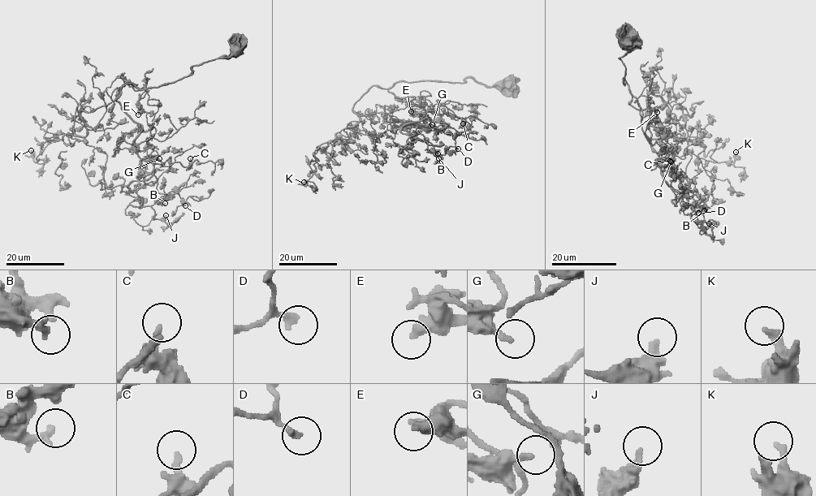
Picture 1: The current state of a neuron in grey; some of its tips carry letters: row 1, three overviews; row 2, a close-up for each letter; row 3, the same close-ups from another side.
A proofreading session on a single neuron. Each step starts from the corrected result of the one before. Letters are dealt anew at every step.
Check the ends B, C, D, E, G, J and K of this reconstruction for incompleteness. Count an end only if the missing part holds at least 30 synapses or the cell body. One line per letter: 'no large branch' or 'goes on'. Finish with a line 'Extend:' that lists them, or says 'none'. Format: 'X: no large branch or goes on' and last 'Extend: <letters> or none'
B: no large branch
C: no large branch
D: no large branch
E: no large branch
G: no large branch
J: no large branch
K: no large branch
Extend: none

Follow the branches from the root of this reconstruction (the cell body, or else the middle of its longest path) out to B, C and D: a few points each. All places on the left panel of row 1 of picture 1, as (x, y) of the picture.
B: (235, 49), (155, 88), (127, 83), (115, 99), (153, 166), (127, 187), (135, 207), (165, 203)
C: (235, 49), (155, 88), (127, 83), (115, 99), (141, 127), (135, 140), (140, 158), (184, 166), (190, 158)
D: (235, 49), (155, 88), (127, 83), (115, 99), (141, 127), (137, 153), (157, 191), (185, 205)

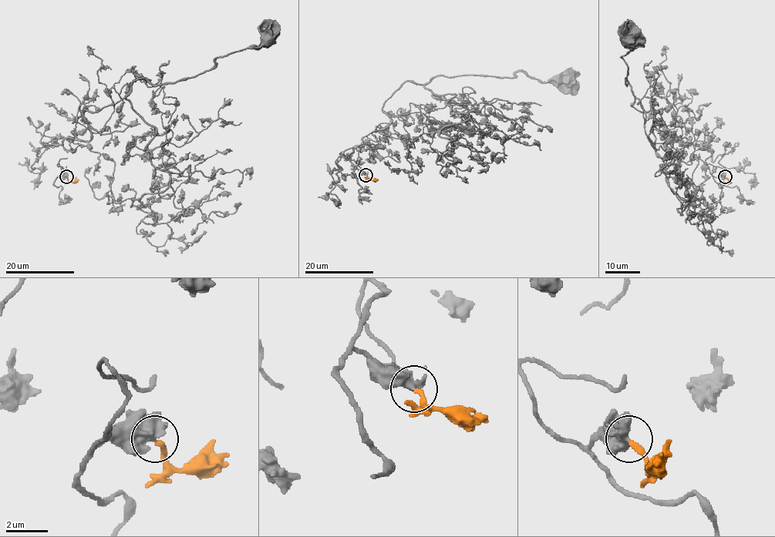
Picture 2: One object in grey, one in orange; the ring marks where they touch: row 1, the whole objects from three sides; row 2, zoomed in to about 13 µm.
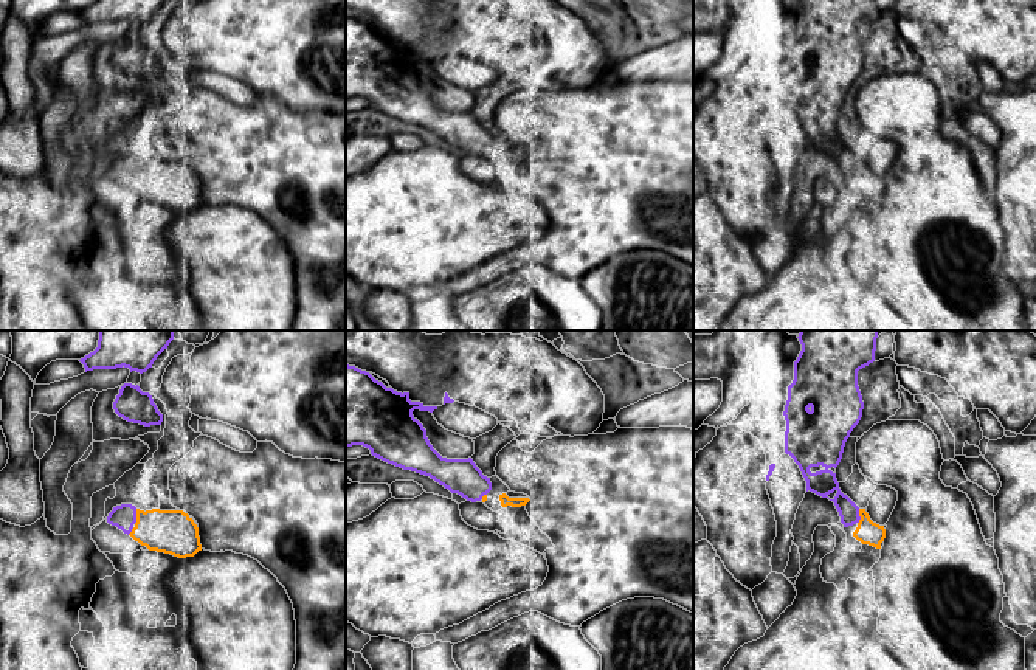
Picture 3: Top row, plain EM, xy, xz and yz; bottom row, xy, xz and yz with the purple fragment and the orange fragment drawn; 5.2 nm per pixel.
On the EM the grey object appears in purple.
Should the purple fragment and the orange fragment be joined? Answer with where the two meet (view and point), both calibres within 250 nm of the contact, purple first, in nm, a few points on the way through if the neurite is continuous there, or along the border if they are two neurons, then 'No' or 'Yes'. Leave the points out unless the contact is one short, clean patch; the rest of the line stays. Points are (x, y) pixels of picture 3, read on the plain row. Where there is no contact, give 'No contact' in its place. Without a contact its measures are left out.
Touches purple at xy (135, 169). Thickness 120 nm (purple) against 220 nm. Path across: xy (123, 169), (135, 169), (154, 182), (172, 185). Yes

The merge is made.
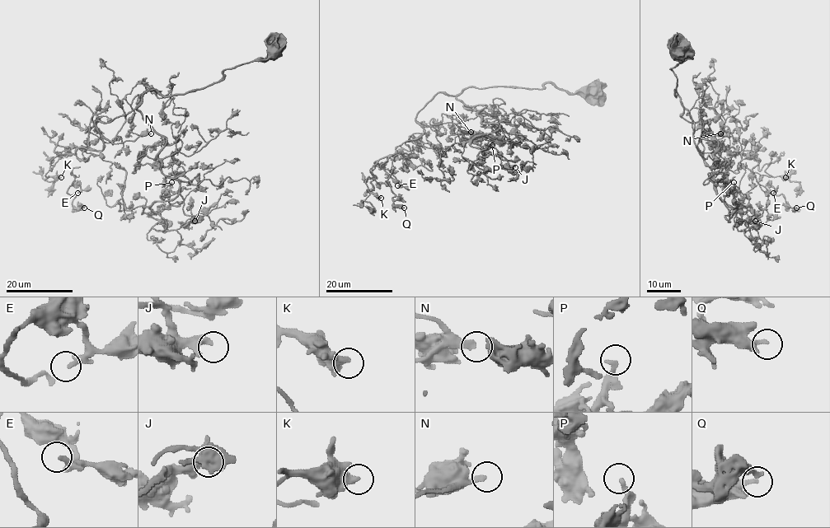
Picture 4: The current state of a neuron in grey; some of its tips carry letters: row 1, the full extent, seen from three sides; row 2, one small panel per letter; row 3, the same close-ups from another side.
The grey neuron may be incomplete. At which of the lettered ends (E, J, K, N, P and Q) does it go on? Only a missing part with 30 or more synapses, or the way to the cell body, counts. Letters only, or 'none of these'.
N

